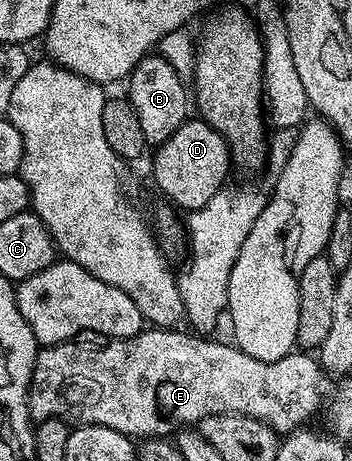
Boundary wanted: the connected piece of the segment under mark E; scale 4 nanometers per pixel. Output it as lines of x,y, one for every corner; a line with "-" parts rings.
145,328
140,333
135,334
133,338
118,338
109,341
108,346
101,350
87,350
84,346
76,346
75,341
62,342
59,346
43,347
36,355
34,372
30,380
28,389
28,418
33,423
45,422
48,418
57,418
68,423
69,427
78,426
105,426
114,428
114,432
122,432
133,440
147,440
149,438
158,438
171,435
173,432
191,427
193,424
199,424
206,416
218,416
219,414
241,414
250,416
262,424
266,424
270,429
276,431
277,435
287,436
293,430
299,430
307,427
308,422
320,410
320,405
331,396
332,390
328,387
330,381
329,375
321,368
319,361
311,353
293,352
282,356
282,360
254,360
246,352
242,352
240,347
235,344
227,346
224,342
211,342
213,339
208,336
197,336
195,333
187,332
183,334
180,328

